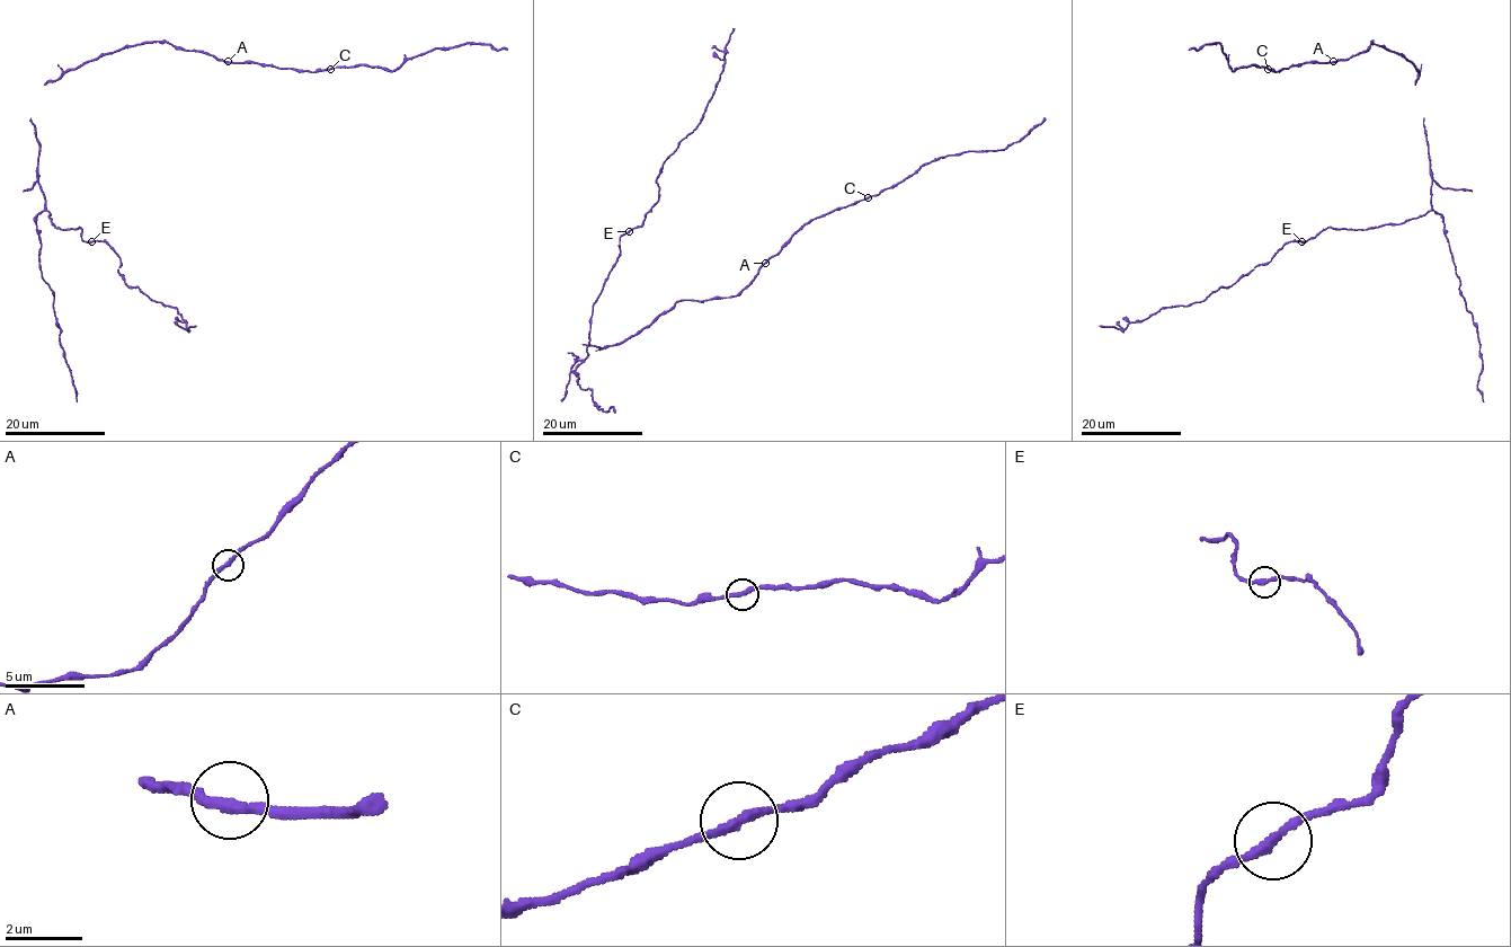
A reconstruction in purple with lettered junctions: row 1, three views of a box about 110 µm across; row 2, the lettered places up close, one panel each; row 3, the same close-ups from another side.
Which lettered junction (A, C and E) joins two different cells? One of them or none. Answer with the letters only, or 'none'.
none

